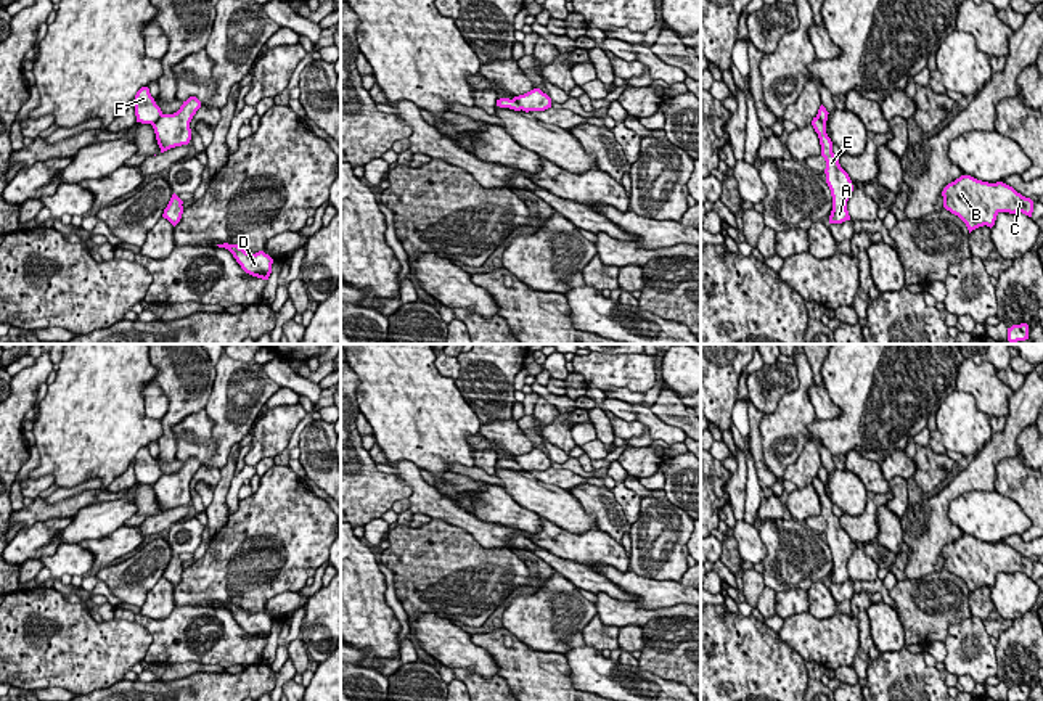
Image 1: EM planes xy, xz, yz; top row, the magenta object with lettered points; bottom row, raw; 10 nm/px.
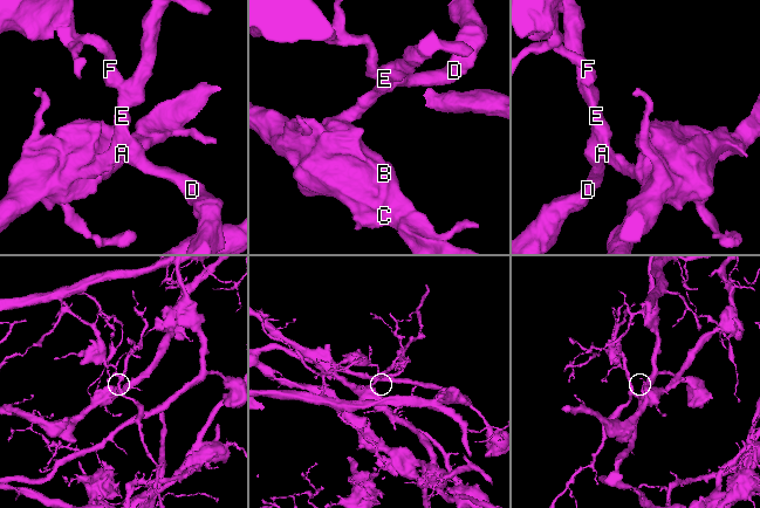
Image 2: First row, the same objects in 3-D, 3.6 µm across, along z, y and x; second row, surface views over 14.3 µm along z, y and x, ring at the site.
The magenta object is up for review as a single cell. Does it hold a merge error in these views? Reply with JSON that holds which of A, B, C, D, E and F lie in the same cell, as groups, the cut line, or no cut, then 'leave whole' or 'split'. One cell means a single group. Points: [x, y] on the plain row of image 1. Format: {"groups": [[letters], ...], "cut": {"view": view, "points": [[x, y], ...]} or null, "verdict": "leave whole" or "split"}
{"groups": [["A", "B", "C", "D", "E"], ["F"]], "cut": {"view": "xy", "points": [[163, 475], [151, 484]]}, "verdict": "split"}

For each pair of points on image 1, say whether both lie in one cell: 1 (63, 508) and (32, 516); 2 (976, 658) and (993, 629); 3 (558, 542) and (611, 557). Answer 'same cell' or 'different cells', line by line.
1: same cell
2: different cells
3: same cell

